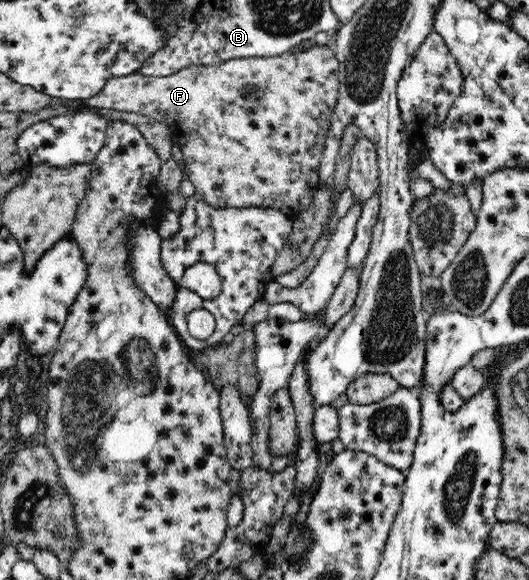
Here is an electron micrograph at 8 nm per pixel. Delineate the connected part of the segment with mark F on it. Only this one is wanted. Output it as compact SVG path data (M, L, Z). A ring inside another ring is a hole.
M315 45L299 54L287 54L272 57L252 57L231 59L211 66L190 66L182 68L168 77L144 77L139 72L115 77L104 85L104 90L93 99L83 101L88 107L116 110L120 112L136 112L163 123L170 129L173 143L177 145L183 157L182 168L186 177L195 189L204 196L204 200L218 207L267 207L284 212L288 219L298 219L312 205L312 199L320 187L321 157L325 147L328 127L332 121L332 113L340 100L340 60L331 45Z

